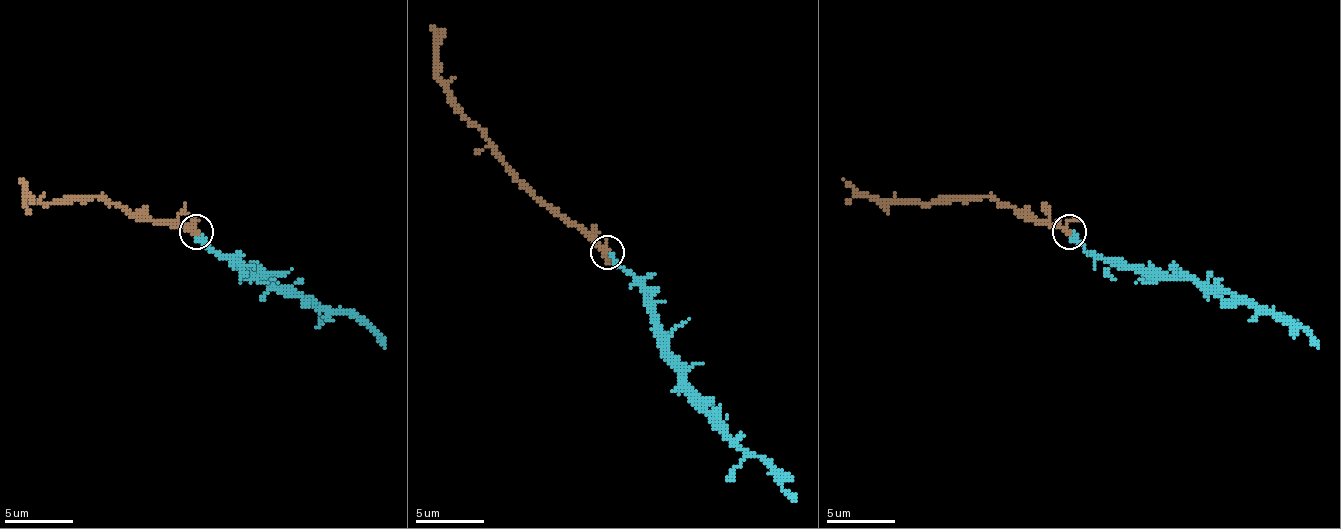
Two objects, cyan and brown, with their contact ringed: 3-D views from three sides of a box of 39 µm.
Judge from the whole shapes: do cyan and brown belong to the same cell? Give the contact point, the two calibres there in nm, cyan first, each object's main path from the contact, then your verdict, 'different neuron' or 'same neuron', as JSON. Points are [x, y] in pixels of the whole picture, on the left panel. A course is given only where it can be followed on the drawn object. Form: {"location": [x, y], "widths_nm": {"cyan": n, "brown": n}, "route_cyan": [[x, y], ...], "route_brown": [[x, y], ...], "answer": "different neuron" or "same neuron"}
{"location": [196, 232], "widths_nm": {"cyan": 400, "brown": 280}, "route_cyan": [[199, 231], [216, 251], [247, 275], [267, 279], [329, 310], [353, 313], [384, 348]], "route_brown": [[195, 231], [137, 220], [102, 196], [64, 196], [51, 203], [27, 200], [20, 179]], "answer": "same neuron"}

